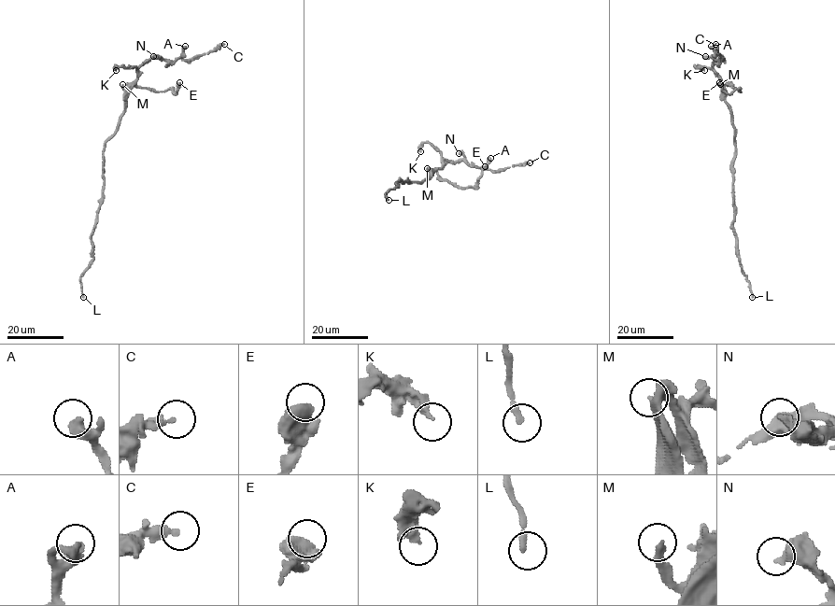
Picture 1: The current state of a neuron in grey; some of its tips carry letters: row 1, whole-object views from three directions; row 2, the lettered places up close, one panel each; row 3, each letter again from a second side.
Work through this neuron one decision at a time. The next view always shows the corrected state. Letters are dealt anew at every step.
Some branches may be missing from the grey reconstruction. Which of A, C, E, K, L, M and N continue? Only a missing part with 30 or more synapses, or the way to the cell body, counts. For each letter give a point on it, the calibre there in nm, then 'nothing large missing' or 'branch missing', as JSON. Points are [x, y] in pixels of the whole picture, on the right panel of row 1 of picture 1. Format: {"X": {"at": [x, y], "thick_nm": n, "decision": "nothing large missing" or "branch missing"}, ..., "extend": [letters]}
{"A": {"at": [711, 46], "thick_nm": 320, "decision": "branch missing"}, "C": {"at": [715, 44], "thick_nm": 240, "decision": "nothing large missing"}, "E": {"at": [719, 82], "thick_nm": 600, "decision": "nothing large missing"}, "K": {"at": [704, 70], "thick_nm": 300, "decision": "nothing large missing"}, "L": {"at": [752, 297], "thick_nm": 240, "decision": "nothing large missing"}, "M": {"at": [720, 84], "thick_nm": 240, "decision": "branch missing"}, "N": {"at": [705, 56], "thick_nm": 320, "decision": "nothing large missing"}, "extend": ["A", "M"]}

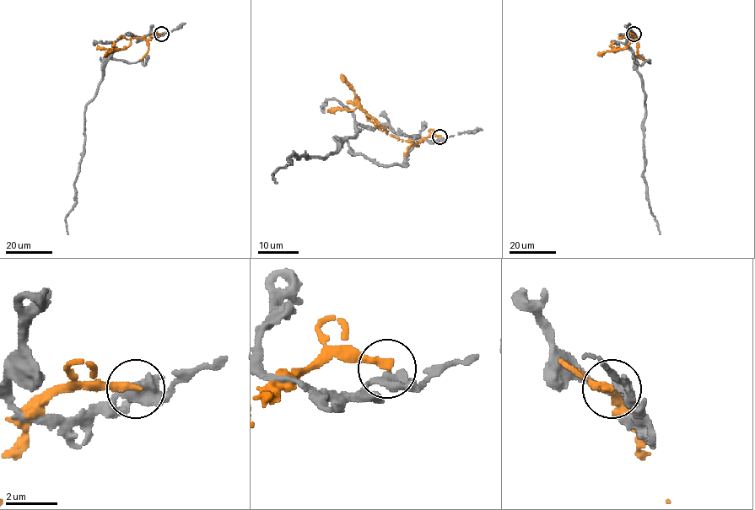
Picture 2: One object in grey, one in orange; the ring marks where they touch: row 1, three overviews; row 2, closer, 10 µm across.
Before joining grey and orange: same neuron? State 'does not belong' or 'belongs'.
does not belong

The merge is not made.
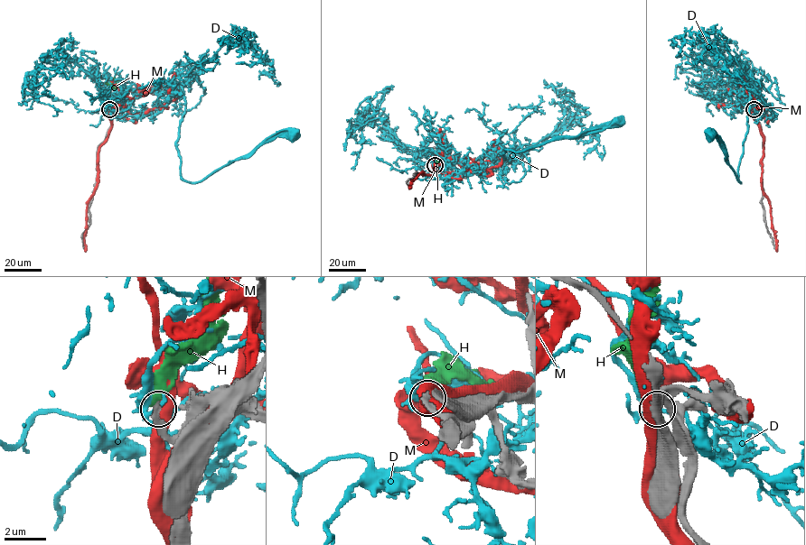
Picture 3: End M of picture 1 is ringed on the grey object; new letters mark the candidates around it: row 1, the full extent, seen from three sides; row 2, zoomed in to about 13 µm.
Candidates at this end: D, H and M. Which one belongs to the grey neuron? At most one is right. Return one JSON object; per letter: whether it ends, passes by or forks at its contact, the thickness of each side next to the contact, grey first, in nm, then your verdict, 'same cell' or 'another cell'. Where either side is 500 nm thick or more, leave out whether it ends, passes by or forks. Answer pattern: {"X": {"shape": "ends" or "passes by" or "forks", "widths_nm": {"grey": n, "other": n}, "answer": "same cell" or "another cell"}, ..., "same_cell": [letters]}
{"D": {"shape": "forks", "widths_nm": {"grey": 240, "other": 400}, "answer": "another cell"}, "H": {"shape": "ends", "widths_nm": {"grey": 280, "other": 240}, "answer": "same cell"}, "M": {"widths_nm": {"grey": 320, "other": 500}, "answer": "another cell"}, "same_cell": ["H"]}

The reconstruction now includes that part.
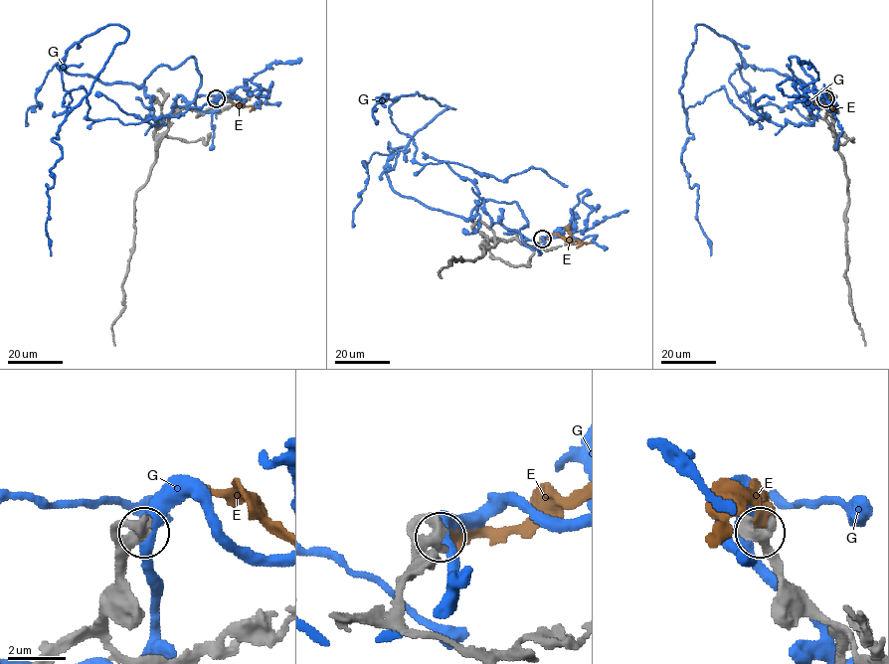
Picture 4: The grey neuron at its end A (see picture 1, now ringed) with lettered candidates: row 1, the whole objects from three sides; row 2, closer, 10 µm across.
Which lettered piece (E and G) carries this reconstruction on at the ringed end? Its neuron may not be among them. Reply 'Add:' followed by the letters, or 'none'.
Add: E

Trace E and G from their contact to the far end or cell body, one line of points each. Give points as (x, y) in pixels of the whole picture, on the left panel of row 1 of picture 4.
E: (216, 98), (225, 94), (236, 104), (257, 106), (269, 96)
G: (216, 98), (193, 57), (59, 68), (117, 24), (63, 106), (241, 99)

